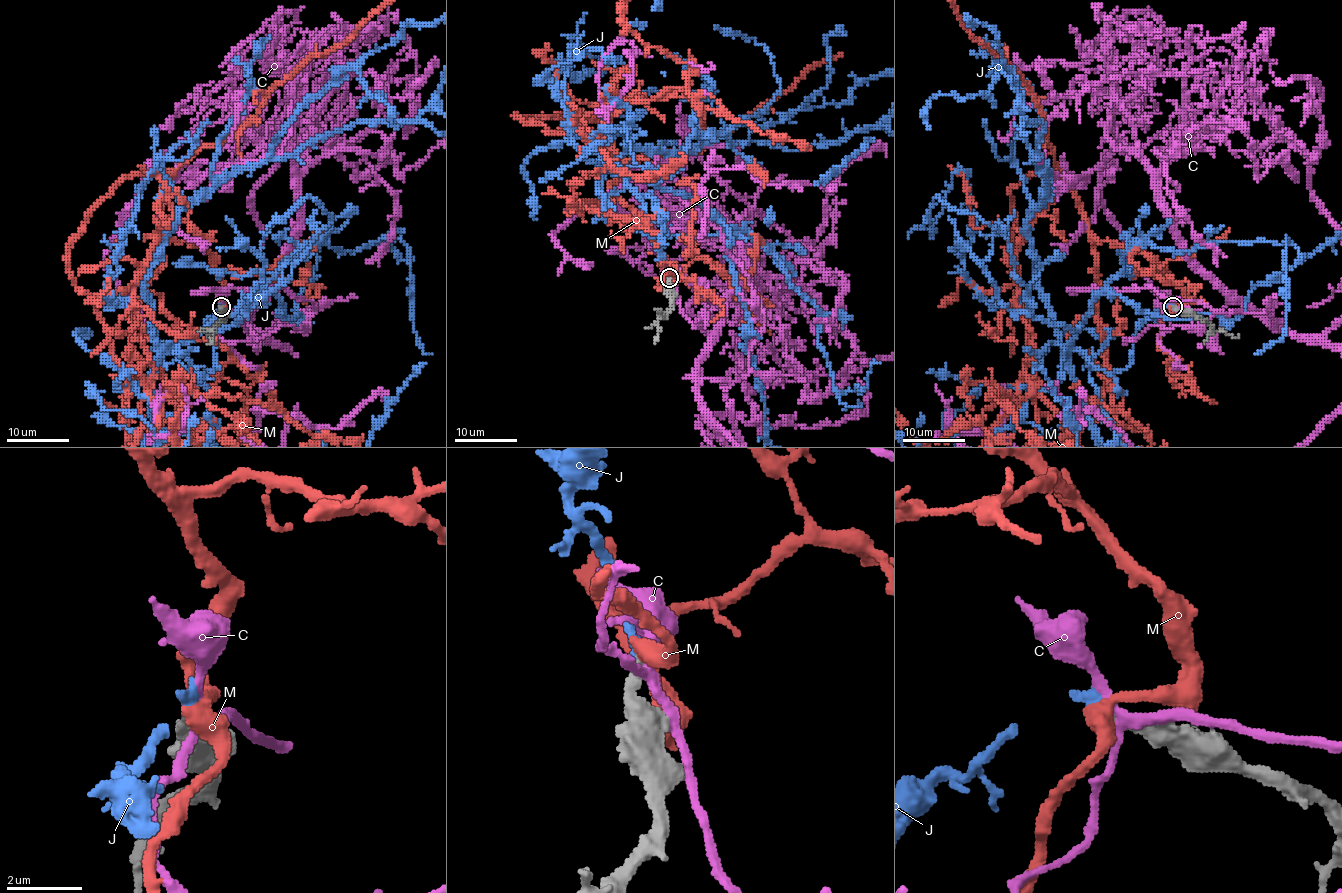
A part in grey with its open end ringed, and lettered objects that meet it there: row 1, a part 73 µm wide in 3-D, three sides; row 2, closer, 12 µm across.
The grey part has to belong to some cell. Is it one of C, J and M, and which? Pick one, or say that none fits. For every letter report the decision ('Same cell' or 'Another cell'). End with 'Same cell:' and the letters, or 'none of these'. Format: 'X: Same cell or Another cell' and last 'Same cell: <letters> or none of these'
C: Another cell
J: Same cell
M: Another cell
Same cell: J

